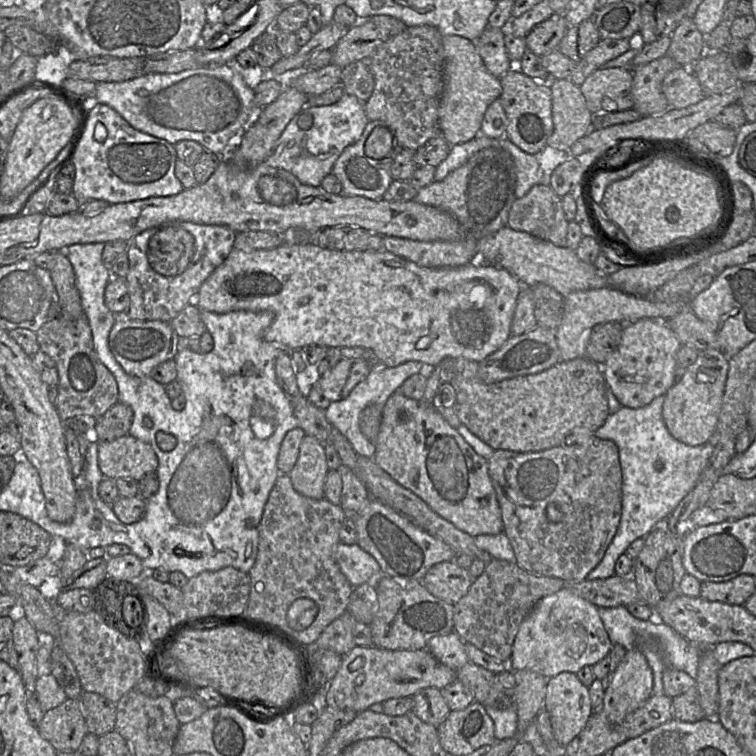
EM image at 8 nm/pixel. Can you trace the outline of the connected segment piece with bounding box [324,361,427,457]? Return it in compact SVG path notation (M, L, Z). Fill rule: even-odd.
M407 361L395 367L387 367L376 363L372 366L368 376L359 382L346 398L332 401L324 411L324 414L331 425L347 438L358 456L367 455L374 457L375 444L370 442L360 430L360 413L369 405L375 404L384 407L389 397L402 386L406 379L416 373L426 371L425 364L418 361Z

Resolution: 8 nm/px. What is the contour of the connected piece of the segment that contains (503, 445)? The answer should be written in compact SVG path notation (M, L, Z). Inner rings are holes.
M585 357L559 361L539 373L490 384L478 377L478 362L446 359L453 364L451 384L461 424L495 451L538 452L560 446L566 435L589 437L610 415L602 367Z

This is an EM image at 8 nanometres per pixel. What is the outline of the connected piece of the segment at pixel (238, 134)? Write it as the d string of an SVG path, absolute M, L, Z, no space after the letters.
M227 64L198 66L179 73L146 73L120 82L96 82L95 100L116 110L139 131L165 139L173 145L182 140L196 141L206 151L220 157L238 146L247 128L257 119L258 111L254 90Z

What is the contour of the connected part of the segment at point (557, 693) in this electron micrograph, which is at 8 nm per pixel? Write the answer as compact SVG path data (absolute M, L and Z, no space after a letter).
M562 672L547 680L544 709L557 742L566 747L594 713L589 689L575 673Z

